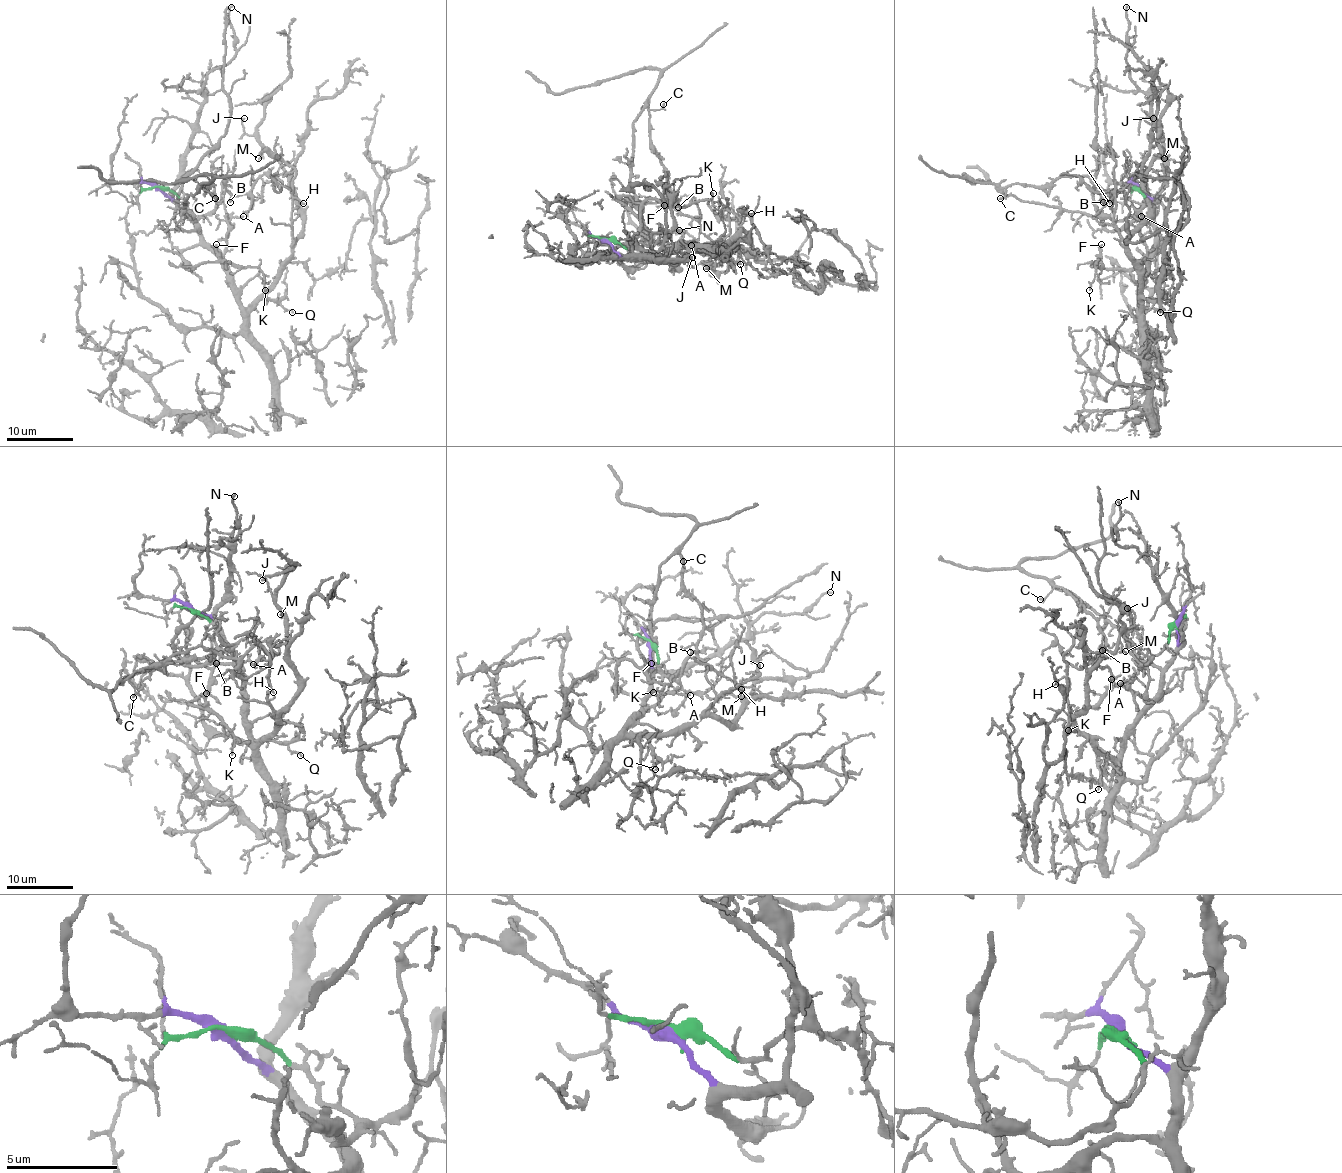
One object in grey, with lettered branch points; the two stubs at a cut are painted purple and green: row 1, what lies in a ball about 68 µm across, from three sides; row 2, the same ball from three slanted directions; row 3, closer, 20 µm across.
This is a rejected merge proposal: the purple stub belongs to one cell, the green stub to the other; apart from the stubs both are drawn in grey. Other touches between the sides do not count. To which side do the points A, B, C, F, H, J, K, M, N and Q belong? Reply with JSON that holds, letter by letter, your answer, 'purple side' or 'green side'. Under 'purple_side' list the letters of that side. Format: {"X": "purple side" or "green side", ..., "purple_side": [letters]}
{"A": "purple side", "B": "green side", "C": "green side", "F": "purple side", "H": "purple side", "J": "purple side", "K": "purple side", "M": "purple side", "N": "purple side", "Q": "purple side", "purple_side": ["A", "F", "H", "J", "K", "M", "N", "Q"]}

